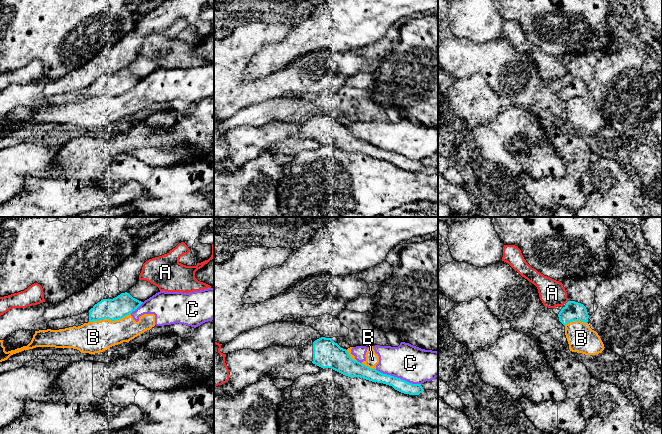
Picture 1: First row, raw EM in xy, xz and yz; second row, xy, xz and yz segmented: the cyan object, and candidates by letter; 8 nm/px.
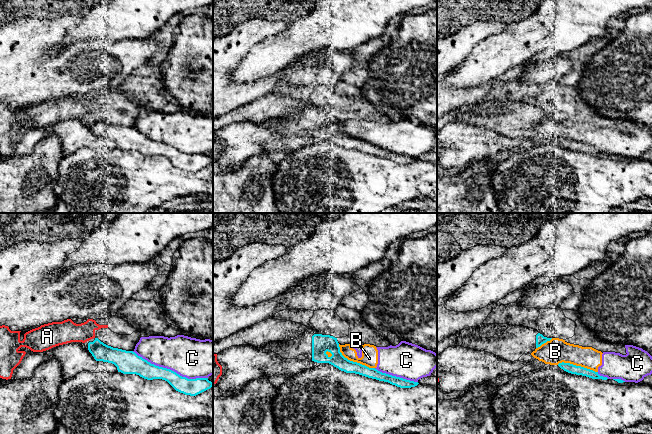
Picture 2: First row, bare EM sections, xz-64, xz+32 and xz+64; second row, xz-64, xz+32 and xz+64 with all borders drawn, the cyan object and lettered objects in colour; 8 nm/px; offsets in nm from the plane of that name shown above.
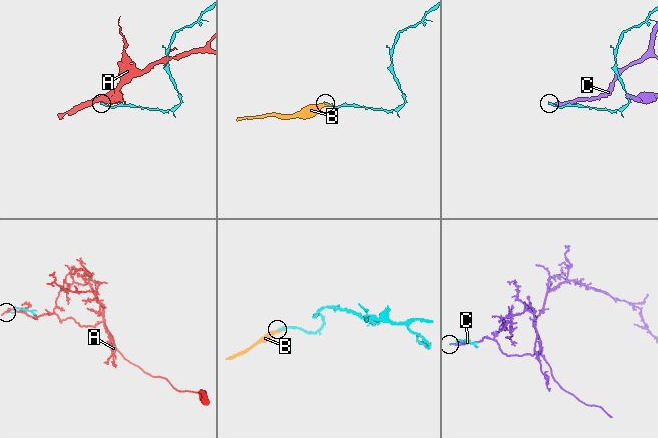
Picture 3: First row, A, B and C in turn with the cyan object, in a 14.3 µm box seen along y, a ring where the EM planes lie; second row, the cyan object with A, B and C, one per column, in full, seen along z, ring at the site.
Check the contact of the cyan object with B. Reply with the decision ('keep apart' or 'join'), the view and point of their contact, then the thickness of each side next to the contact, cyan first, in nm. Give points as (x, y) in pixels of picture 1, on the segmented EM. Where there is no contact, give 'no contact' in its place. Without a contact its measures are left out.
keep apart; contact xy (109, 319); calibres 180 and 260 nm

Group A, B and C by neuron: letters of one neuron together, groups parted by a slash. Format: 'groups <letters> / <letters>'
groups A / B C

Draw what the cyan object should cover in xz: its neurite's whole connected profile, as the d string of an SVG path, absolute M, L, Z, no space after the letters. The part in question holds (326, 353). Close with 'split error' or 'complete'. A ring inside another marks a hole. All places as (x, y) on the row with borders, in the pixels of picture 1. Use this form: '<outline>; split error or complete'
M332 338L311 339L306 344L299 346L299 349L302 359L321 368L331 368L348 377L360 377L372 382L383 383L404 394L419 395L424 391L421 384L412 384L383 374L353 360L347 350L341 348Z; split error

